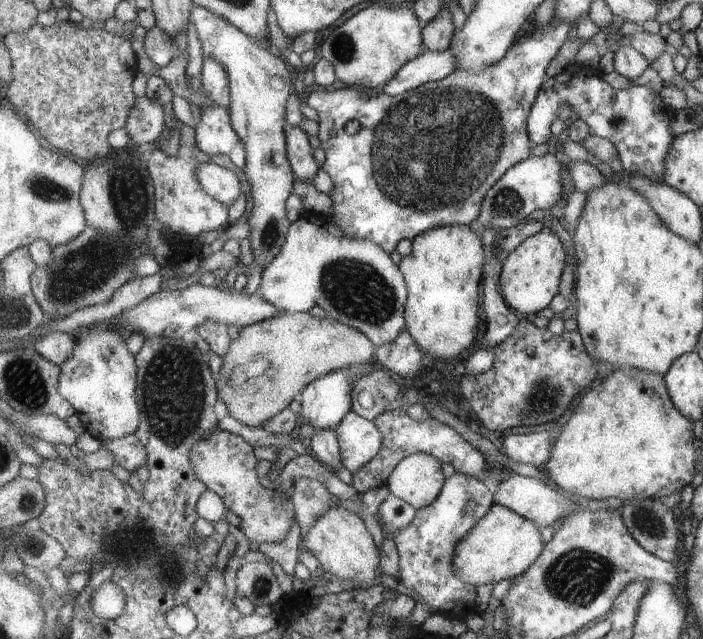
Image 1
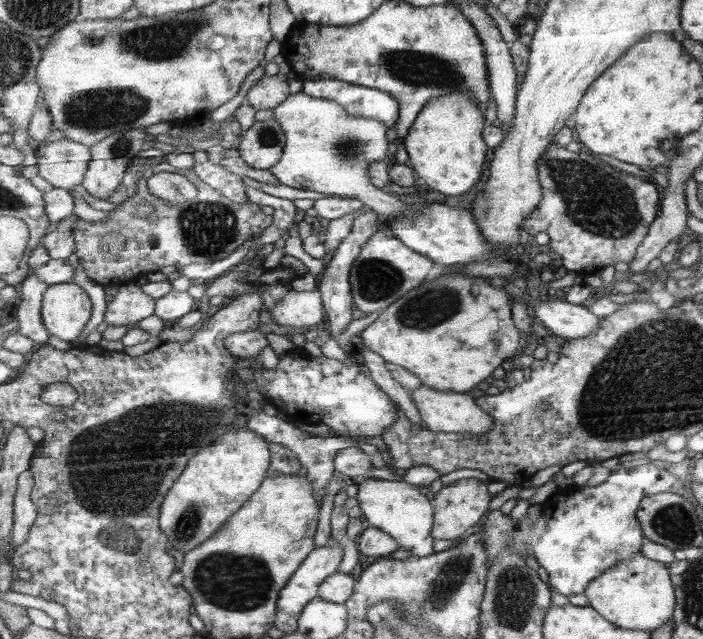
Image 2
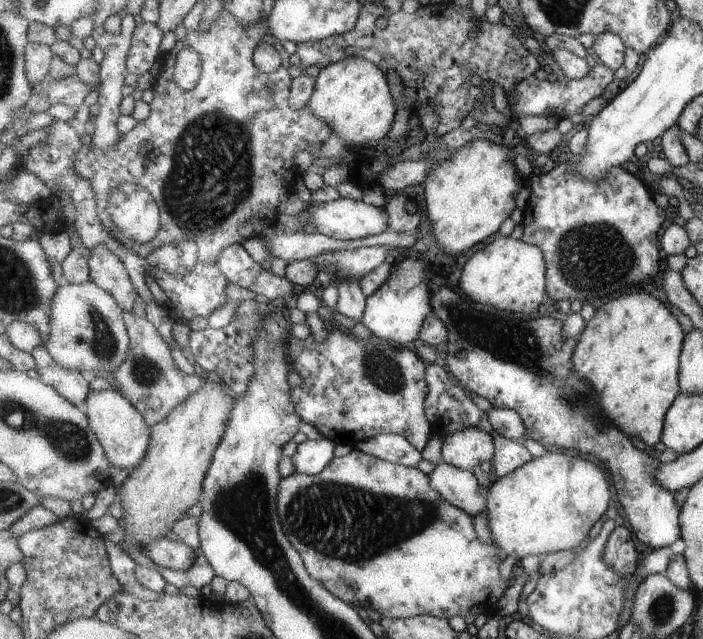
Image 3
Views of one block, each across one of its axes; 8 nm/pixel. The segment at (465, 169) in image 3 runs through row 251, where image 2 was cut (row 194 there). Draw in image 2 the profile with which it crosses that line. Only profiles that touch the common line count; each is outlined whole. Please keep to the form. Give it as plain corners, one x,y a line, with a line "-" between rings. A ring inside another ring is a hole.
467,92
429,100
405,136
405,149
409,151
411,166
428,188
447,196
465,196
477,186
489,150
484,138
486,122
484,109
477,106

